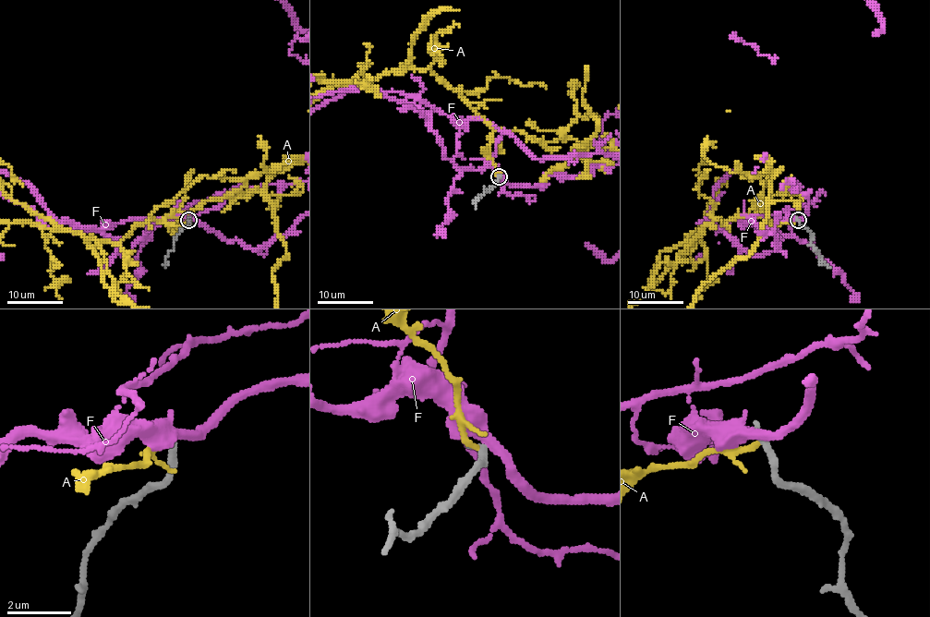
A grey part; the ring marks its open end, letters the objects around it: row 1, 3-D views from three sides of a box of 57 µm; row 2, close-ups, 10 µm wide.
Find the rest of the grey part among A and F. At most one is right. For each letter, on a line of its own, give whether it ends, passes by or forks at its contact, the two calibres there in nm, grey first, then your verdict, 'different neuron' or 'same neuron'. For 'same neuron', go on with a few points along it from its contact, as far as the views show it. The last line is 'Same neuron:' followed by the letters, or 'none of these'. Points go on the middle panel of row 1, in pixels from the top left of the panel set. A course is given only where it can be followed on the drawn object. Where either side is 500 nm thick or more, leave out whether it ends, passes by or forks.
A: it ends; calibres 280 and 170 nm; same neuron
F: it passes by; calibres 240 and 420 nm; different neuron
Same neuron: A

